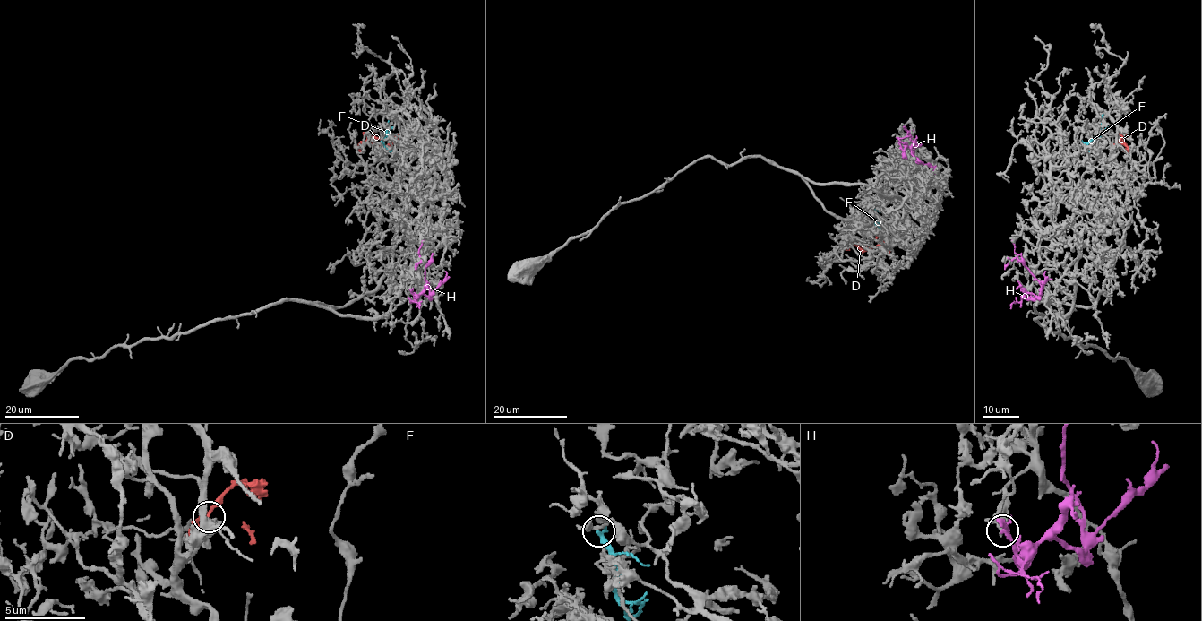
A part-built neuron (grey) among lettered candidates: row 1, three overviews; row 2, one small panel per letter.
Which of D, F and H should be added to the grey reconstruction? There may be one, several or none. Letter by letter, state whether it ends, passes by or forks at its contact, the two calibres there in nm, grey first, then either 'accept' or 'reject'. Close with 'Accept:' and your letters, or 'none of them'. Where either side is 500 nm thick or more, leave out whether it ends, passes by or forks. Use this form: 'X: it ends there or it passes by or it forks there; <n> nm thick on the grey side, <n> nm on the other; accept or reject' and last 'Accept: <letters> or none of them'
D: it passes by; 320 nm thick on the grey side, 200 nm on the other; accept
F: it passes by; 190 nm thick on the grey side, 240 nm on the other; reject
H: it passes by; 240 nm thick on the grey side, 240 nm on the other; reject
Accept: D

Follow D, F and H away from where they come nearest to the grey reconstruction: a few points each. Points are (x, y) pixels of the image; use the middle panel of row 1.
D: (884, 239), (881, 245), (868, 249), (861, 249), (855, 245), (871, 250)
F: (869, 203), (878, 225)
H: (899, 149), (910, 149), (918, 162), (914, 159), (915, 144), (907, 140), (907, 135), (912, 133)

